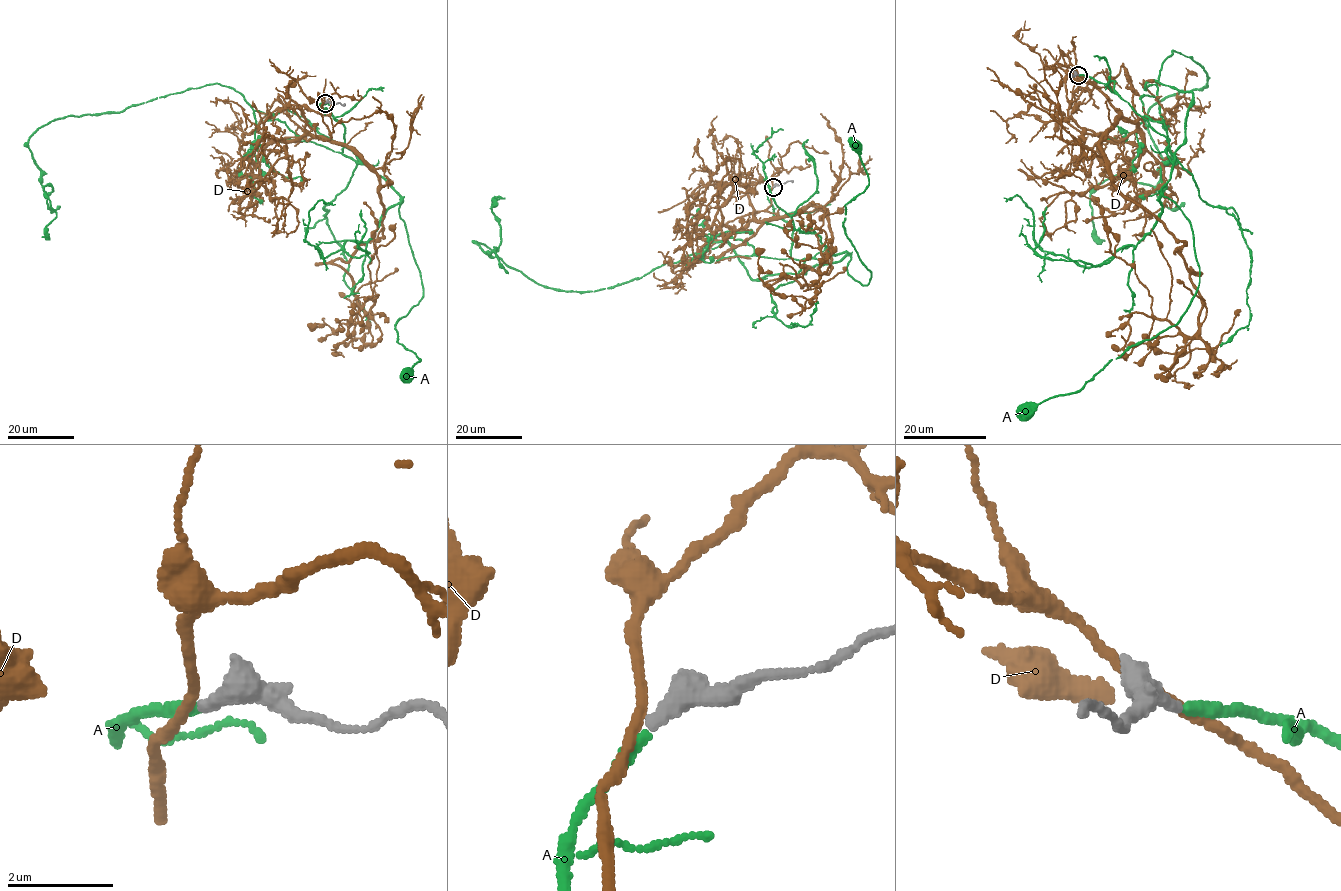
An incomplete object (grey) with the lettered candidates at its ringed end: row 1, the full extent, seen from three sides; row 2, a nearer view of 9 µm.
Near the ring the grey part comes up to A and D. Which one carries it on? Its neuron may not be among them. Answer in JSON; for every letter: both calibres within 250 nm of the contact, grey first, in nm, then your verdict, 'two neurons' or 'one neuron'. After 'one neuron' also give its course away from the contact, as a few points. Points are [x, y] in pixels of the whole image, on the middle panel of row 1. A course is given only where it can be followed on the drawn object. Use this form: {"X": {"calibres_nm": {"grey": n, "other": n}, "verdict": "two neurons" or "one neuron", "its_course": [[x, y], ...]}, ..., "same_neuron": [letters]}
{"A": {"calibres_nm": {"grey": 360, "other": 260}, "verdict": "one neuron", "its_course": [[773, 187], [791, 258], [849, 255], [847, 272], [867, 285], [843, 222], [869, 183], [855, 146]]}, "D": {"calibres_nm": {"grey": 320, "other": 180}, "verdict": "two neurons"}, "same_neuron": ["A"]}

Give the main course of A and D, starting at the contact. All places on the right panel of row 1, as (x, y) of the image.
A: (1078, 74), (1113, 81), (1166, 138), (1162, 194), (1190, 223), (1199, 285), (1174, 325), (1028, 408)
D: (1077, 74), (1101, 87), (1124, 68), (1137, 119), (1101, 154), (1185, 242), (1193, 337), (1153, 314), (1096, 197)

